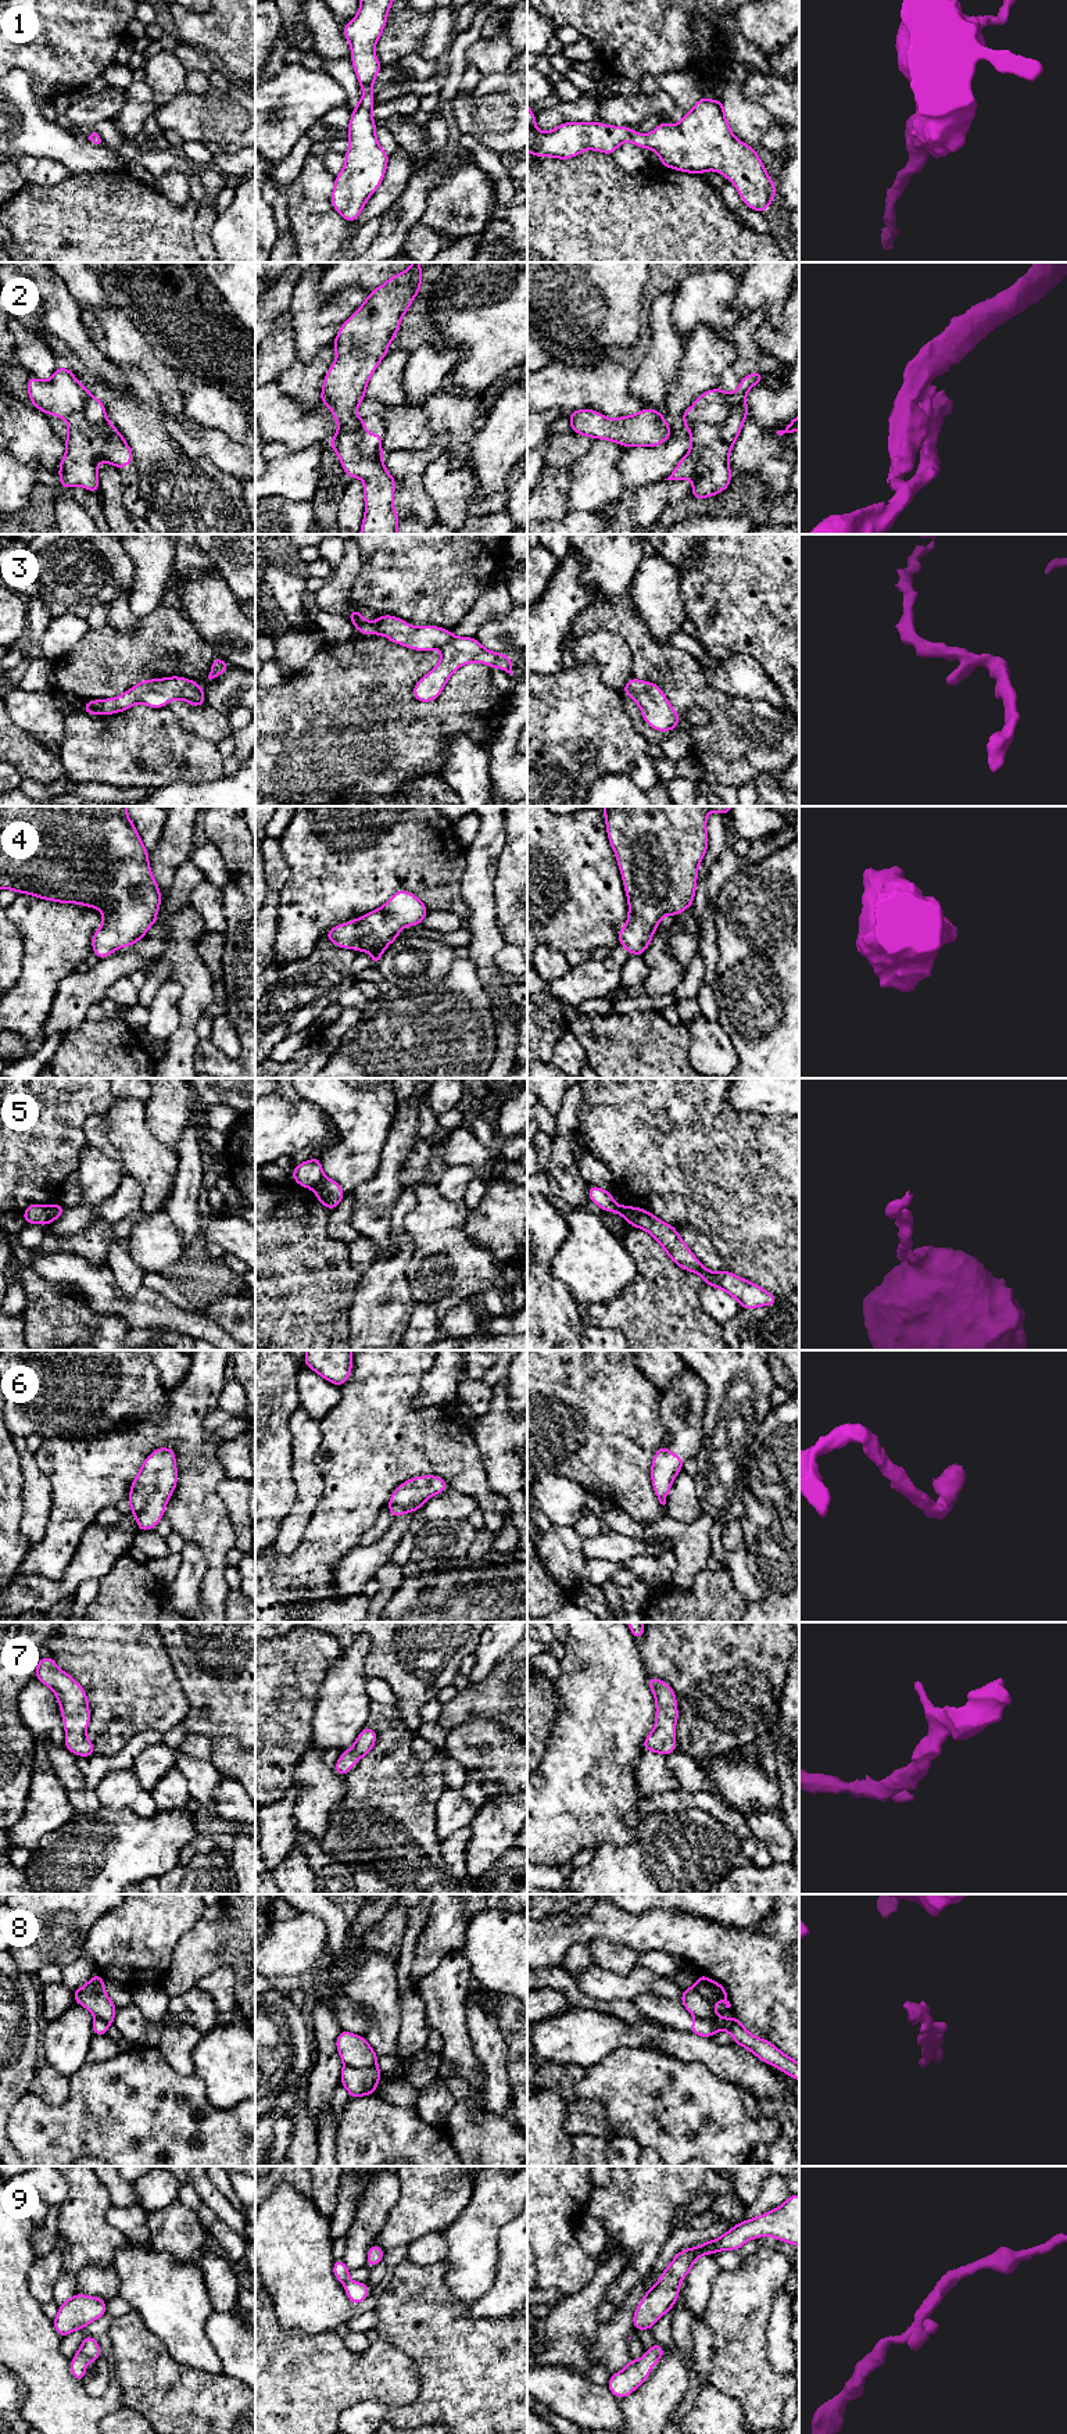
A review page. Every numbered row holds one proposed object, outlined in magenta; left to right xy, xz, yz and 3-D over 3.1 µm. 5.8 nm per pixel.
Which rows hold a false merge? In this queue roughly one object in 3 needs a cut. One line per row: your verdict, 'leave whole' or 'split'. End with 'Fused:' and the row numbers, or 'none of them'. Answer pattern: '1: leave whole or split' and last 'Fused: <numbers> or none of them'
1: leave whole
2: split
3: leave whole
4: leave whole
5: split
6: leave whole
7: leave whole
8: split
9: leave whole
Fused: 2, 5, 8

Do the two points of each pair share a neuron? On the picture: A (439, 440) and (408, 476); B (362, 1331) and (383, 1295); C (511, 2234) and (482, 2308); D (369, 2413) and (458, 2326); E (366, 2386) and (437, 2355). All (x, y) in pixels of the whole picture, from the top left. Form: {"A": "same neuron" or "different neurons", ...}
{"A": "same neuron", "B": "same neuron", "C": "same neuron", "D": "different neurons", "E": "different neurons"}

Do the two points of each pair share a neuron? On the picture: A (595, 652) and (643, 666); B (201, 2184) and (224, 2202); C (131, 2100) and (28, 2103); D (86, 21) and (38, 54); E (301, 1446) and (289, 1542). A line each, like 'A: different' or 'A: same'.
A: different
B: same
C: same
D: same
E: same

